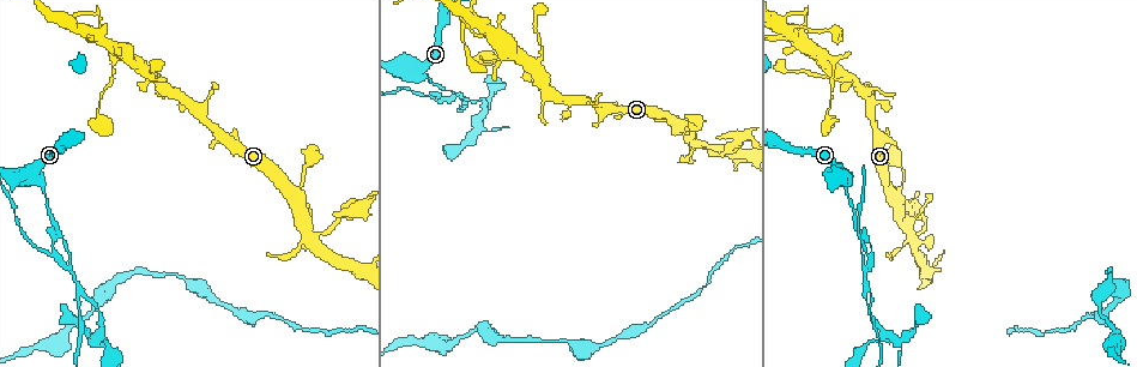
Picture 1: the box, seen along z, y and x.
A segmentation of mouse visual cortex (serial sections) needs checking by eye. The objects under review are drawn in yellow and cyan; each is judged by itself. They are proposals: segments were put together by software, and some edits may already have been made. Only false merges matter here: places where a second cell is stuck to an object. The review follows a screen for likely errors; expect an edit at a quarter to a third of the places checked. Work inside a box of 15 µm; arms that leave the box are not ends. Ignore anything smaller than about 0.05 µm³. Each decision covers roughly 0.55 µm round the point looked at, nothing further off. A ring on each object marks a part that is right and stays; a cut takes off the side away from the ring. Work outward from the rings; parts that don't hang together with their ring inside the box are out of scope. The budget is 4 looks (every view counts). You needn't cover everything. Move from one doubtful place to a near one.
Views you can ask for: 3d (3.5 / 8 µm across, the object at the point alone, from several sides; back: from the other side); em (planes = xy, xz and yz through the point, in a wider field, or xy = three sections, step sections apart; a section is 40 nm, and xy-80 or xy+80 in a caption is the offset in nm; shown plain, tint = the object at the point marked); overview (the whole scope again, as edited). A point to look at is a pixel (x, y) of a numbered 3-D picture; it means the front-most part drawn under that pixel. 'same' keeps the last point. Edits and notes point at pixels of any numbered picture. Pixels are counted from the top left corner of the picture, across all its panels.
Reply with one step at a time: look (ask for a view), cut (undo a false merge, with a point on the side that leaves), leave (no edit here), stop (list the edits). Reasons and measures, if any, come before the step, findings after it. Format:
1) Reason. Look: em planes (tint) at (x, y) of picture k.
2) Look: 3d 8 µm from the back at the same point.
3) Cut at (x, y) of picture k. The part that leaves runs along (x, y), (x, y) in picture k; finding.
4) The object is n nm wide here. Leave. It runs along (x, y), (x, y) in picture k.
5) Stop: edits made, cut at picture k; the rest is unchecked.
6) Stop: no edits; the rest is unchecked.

Look: 3d 3.5 µm at (418, 67) of picture 1.

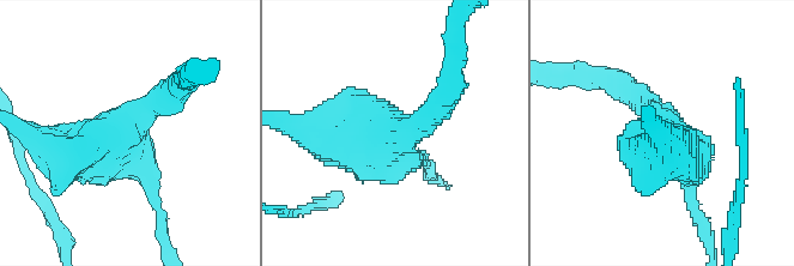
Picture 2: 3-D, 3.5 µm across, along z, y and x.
Shape alone is not enough. Look: em xy step 5 (tint) at (125, 133) of picture 2.

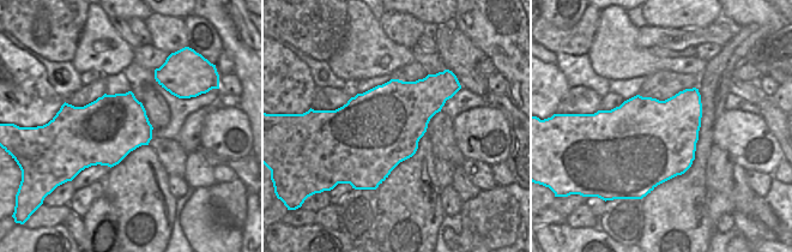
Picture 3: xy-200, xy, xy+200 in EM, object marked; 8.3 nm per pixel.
Leave. One cell here.

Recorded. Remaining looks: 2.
A fork. Look: 3d 3.5 µm from the back at (452, 95) of picture 1.

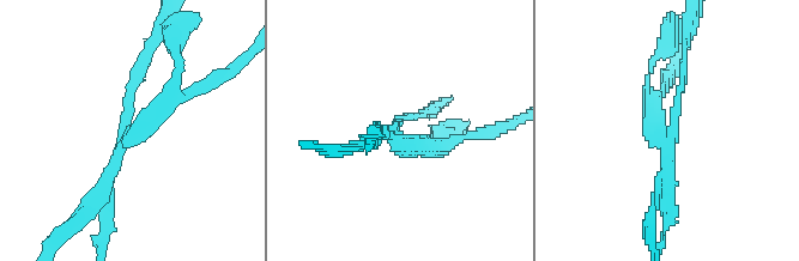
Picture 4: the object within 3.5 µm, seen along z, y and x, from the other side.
Need the tissue. Look: em planes (tint) at (122, 135) of picture 4.

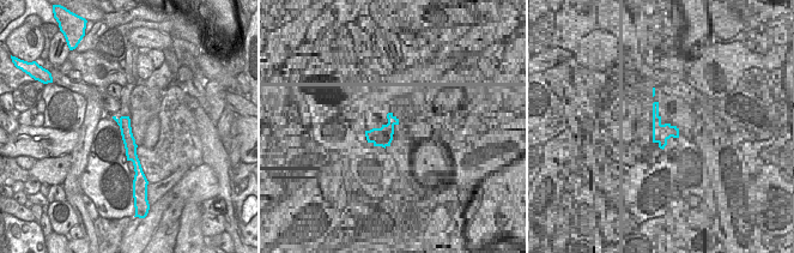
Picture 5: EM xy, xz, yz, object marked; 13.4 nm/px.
The object is 160 nm wide here. Cut at (162, 115) of picture 4. The part that leaves runs along (122, 143), (104, 190), (56, 238) in picture 4; a second cell is stuck on.

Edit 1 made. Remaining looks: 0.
Stop: edits made, cut at picture 4; the rest is unchecked.

